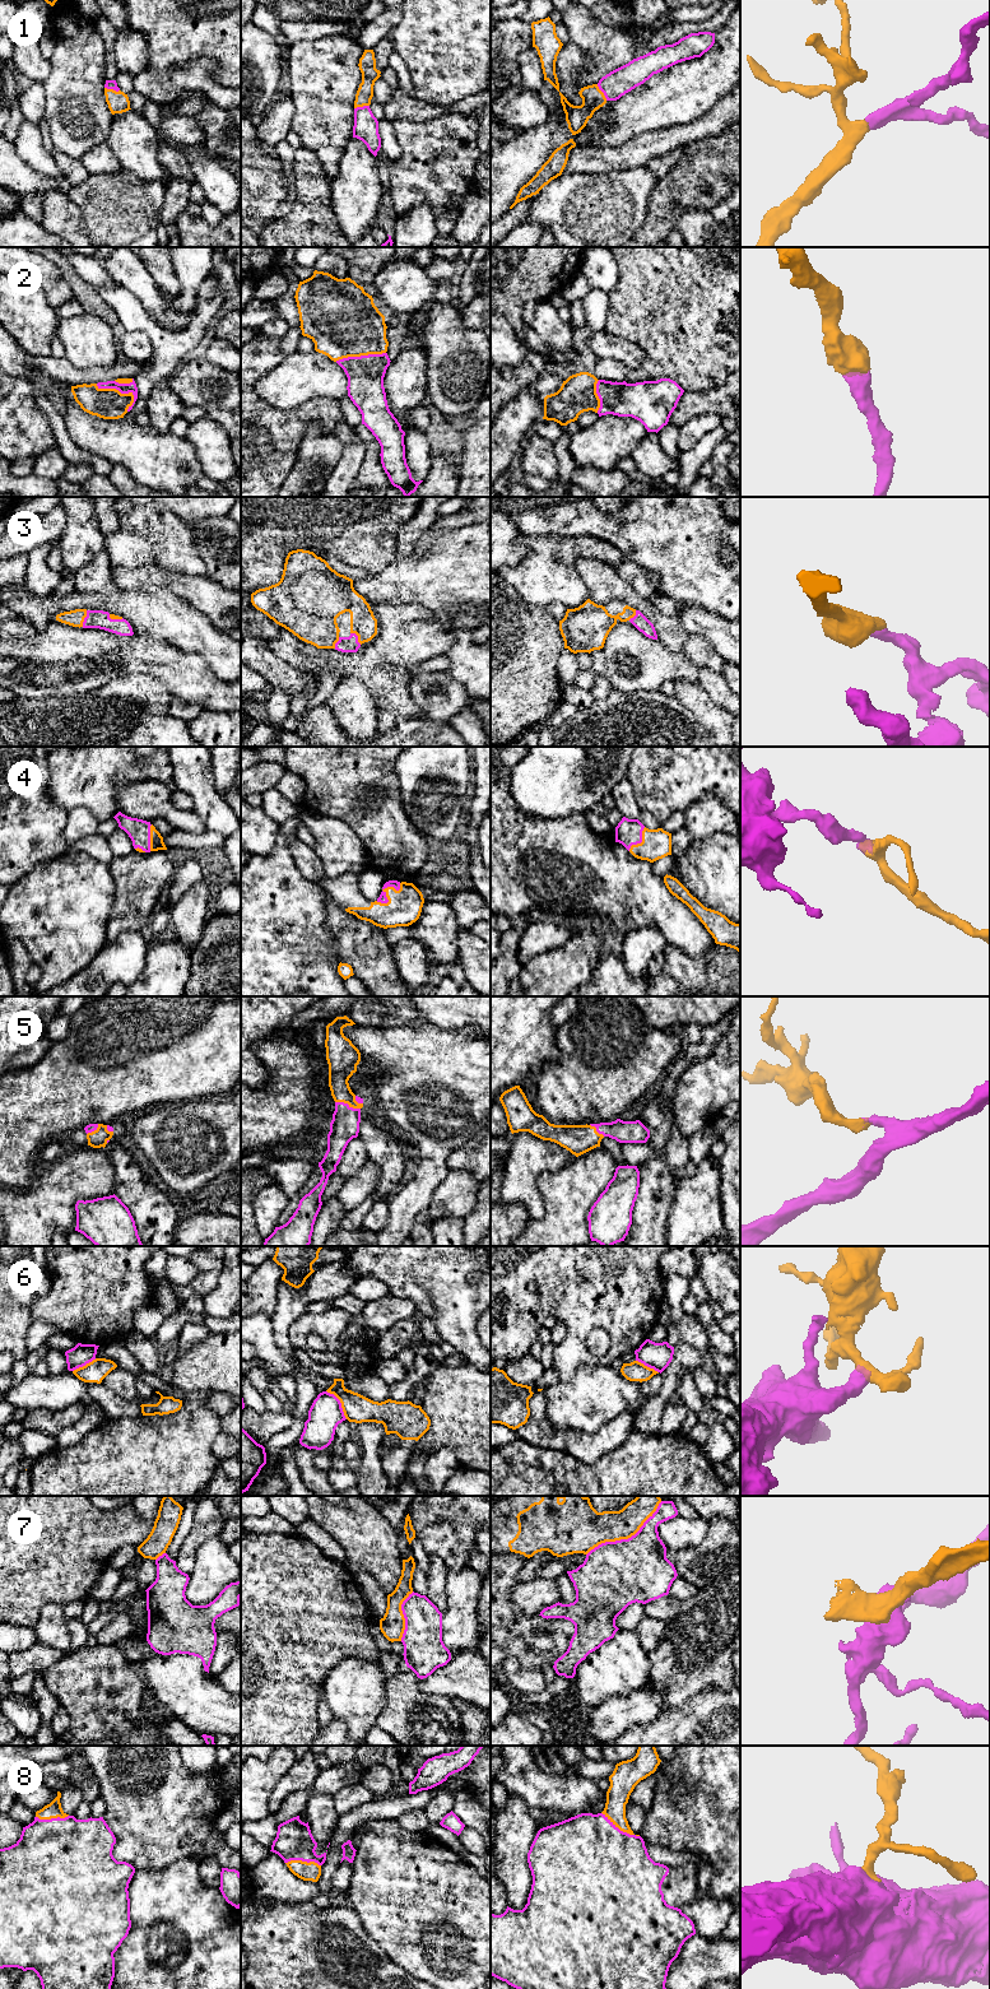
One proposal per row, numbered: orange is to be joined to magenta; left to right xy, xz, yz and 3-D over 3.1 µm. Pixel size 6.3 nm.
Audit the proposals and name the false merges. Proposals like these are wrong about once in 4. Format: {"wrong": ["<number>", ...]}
{"wrong": ["6", "7"]}

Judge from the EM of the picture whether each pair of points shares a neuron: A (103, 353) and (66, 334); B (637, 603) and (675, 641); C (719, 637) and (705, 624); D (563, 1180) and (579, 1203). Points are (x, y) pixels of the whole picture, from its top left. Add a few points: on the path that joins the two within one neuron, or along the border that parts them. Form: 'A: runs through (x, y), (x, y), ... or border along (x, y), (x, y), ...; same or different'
A: runs through (94, 344), (84, 337), (75, 334); same
B: runs through (647, 609), (669, 631); same
C: runs through (715, 633), (709, 627); same
D: runs through (568, 1185), (570, 1194), (573, 1198); same

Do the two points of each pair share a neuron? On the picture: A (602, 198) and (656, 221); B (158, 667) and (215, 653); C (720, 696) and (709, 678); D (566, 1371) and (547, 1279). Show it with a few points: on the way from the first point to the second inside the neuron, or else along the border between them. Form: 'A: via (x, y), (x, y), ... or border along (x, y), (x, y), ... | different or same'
A: border along (654, 187), (647, 200), (645, 221), (633, 233) | different
B: border along (173, 646), (198, 653), (210, 670), (221, 679) | different
C: via (720, 692), (711, 682) | same
D: via (572, 1348), (573, 1306), (570, 1302) | same

